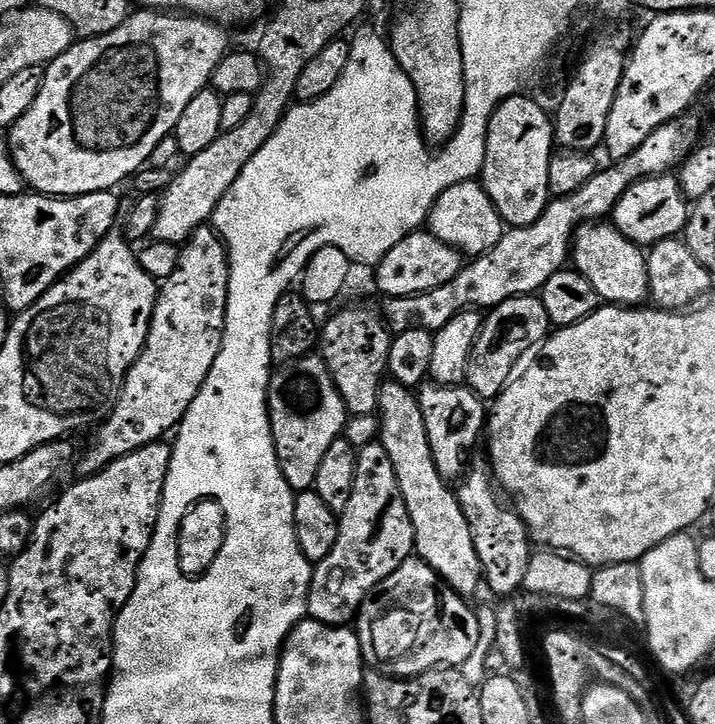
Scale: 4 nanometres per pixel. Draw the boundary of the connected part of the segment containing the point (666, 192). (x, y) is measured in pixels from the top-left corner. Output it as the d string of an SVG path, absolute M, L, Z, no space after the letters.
M675 175L648 176L634 182L624 191L622 198L614 206L611 223L630 242L641 246L651 246L679 237L688 225L690 201L680 189L679 179Z

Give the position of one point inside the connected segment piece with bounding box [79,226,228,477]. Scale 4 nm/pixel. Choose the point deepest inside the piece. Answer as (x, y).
(187, 327)

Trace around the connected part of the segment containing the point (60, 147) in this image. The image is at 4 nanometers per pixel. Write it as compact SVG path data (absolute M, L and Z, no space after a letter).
M136 10L129 15L126 22L122 22L122 26L118 26L118 30L110 30L110 34L102 34L89 40L77 39L72 47L66 50L66 54L62 54L43 69L38 98L34 98L34 106L30 106L30 110L26 110L26 114L22 114L22 118L18 118L11 128L7 129L6 141L12 152L12 161L16 169L20 171L25 185L33 193L57 198L106 192L115 189L117 187L115 184L123 185L128 177L148 164L150 154L154 154L154 146L158 146L162 138L175 133L178 118L182 118L182 110L190 106L194 94L209 87L218 62L230 50L228 36L224 32L227 31L221 25L195 14L173 14L168 10Z

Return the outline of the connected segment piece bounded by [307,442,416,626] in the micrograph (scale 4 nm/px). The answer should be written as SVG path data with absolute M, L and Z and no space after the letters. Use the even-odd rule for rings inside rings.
M380 443L368 444L357 451L354 490L350 494L350 502L346 502L346 510L339 513L338 519L340 529L338 542L334 542L334 550L330 550L330 554L326 554L326 558L312 569L307 615L320 624L344 626L355 621L360 606L369 592L377 588L390 574L394 574L398 566L406 563L413 555L416 546L414 526L410 522L402 490L398 490L398 474L394 474L394 465L390 463L390 458Z

